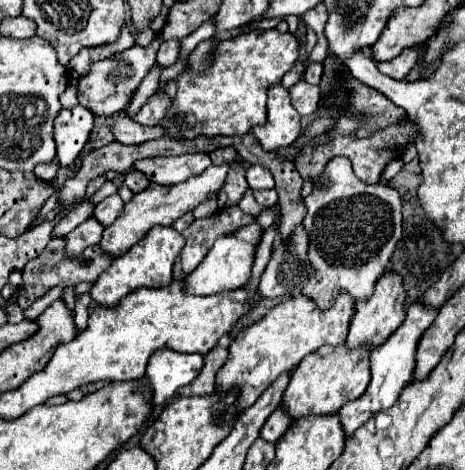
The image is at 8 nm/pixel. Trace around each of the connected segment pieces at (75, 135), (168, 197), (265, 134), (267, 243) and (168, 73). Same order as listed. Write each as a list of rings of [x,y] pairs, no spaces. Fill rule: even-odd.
[[[85,105],[63,109],[55,119],[55,143],[61,168],[75,163],[93,129],[93,113]]]
[[[223,163],[219,167],[211,165],[209,169],[205,169],[203,173],[199,175],[193,175],[189,177],[187,181],[179,183],[179,185],[157,185],[157,183],[151,183],[147,189],[143,189],[141,193],[137,193],[127,205],[125,205],[125,211],[123,215],[119,217],[119,221],[115,221],[115,225],[107,227],[103,231],[103,237],[99,241],[99,245],[103,247],[103,251],[107,251],[109,255],[115,255],[115,257],[121,257],[125,255],[135,243],[139,243],[155,225],[163,225],[163,227],[169,227],[175,219],[183,217],[185,213],[191,213],[197,205],[201,205],[203,201],[207,201],[209,197],[217,195],[225,181],[227,181],[227,173],[231,169],[233,163]]]
[[[279,83],[273,85],[267,95],[267,123],[251,131],[267,151],[291,145],[301,135],[299,113],[291,105],[289,91]]]
[[[271,227],[271,229],[267,229],[267,231],[265,231],[265,237],[261,239],[261,242],[256,249],[256,257],[252,267],[251,278],[245,286],[246,290],[257,290],[260,277],[270,260],[272,244],[275,237],[277,237],[277,229],[275,229],[275,227]]]
[[[184,59],[183,61],[177,61],[172,66],[165,68],[159,79],[159,87],[161,87],[161,85],[165,85],[167,80],[170,78],[177,78],[177,76],[182,73],[186,64],[187,59]]]

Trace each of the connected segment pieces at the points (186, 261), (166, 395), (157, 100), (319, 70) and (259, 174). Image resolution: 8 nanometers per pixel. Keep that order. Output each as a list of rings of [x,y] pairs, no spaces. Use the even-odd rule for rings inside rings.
[[[231,207],[231,209],[219,209],[213,217],[203,219],[203,221],[193,221],[189,225],[189,229],[183,233],[185,237],[185,247],[181,251],[181,263],[183,263],[183,271],[191,273],[209,253],[209,249],[213,247],[213,243],[219,237],[231,235],[237,229],[251,225],[255,219],[251,215],[243,215],[243,211],[239,207]]]
[[[161,349],[147,365],[147,381],[151,385],[151,403],[161,405],[171,399],[177,389],[189,385],[201,371],[199,353],[175,353]]]
[[[165,93],[151,95],[149,101],[141,107],[141,111],[135,115],[135,121],[143,123],[143,125],[159,125],[163,121],[169,105],[171,105],[171,99]]]
[[[311,63],[305,71],[305,81],[311,83],[311,85],[319,85],[321,75],[323,75],[323,65],[321,63]]]
[[[251,165],[247,169],[247,183],[251,189],[275,189],[273,175],[269,173],[269,169],[259,165]]]

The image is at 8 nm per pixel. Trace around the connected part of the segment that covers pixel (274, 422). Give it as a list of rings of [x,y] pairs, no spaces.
[[[275,409],[275,413],[265,421],[265,425],[261,427],[261,439],[263,441],[269,441],[269,443],[277,443],[279,437],[287,431],[289,427],[289,421],[287,421],[287,415],[281,411],[281,409]]]

